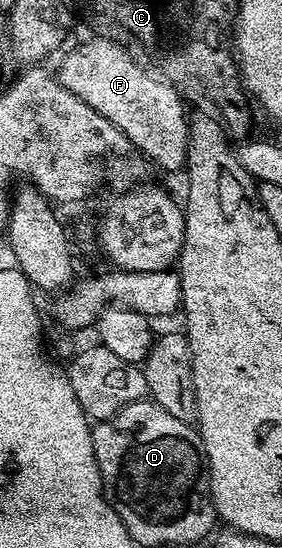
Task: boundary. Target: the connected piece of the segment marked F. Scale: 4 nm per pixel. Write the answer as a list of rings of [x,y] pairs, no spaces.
[[[101,35],[95,36],[96,39],[92,39],[90,41],[86,41],[80,44],[78,47],[74,48],[72,51],[68,52],[64,59],[60,63],[60,67],[58,71],[56,70],[56,78],[60,85],[62,85],[66,90],[70,93],[74,94],[76,98],[80,98],[83,102],[86,102],[88,106],[92,107],[92,109],[98,111],[100,115],[104,118],[108,119],[108,121],[114,123],[115,126],[118,126],[120,130],[123,131],[124,137],[127,138],[129,142],[133,145],[135,150],[140,149],[141,153],[146,155],[152,162],[156,163],[160,168],[166,171],[172,171],[174,169],[183,170],[185,168],[187,159],[188,159],[188,122],[189,120],[184,117],[184,105],[185,102],[182,100],[180,102],[180,97],[176,94],[174,88],[162,79],[158,79],[158,81],[150,81],[145,73],[145,71],[136,63],[134,63],[129,50],[118,42],[115,42],[111,39],[105,38]]]

